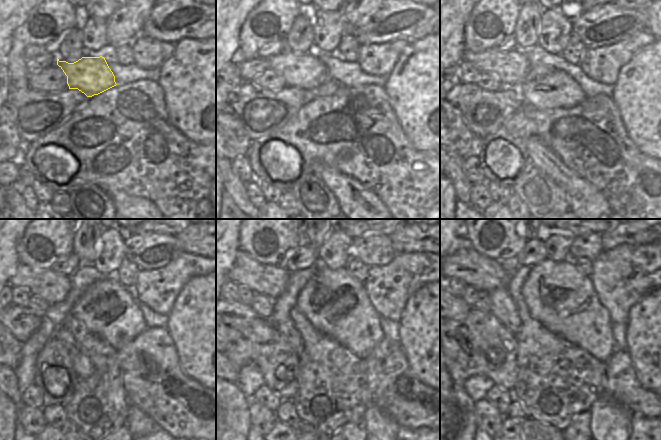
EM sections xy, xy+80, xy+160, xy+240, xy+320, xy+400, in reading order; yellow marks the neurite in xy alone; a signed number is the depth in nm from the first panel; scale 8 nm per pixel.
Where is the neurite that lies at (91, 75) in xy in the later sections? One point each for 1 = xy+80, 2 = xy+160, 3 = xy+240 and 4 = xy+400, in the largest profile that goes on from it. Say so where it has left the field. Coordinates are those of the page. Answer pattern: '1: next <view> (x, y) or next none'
1: next xy+80 (301, 70)
2: next xy+160 (511, 68)
3: next xy+240 (53, 287)
4: next xy+400 (462, 261)

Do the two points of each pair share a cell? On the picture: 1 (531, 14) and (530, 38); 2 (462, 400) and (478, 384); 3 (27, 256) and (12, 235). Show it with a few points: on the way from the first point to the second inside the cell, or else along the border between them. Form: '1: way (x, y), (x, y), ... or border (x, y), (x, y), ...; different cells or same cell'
1: way (530, 20), (530, 32); same cell
2: border (462, 385), (465, 392), (475, 402); different cells
3: border (25, 229), (17, 244), (18, 262); different cells

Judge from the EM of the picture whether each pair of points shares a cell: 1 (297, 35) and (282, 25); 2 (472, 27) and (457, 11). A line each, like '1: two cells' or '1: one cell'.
1: two cells
2: two cells

